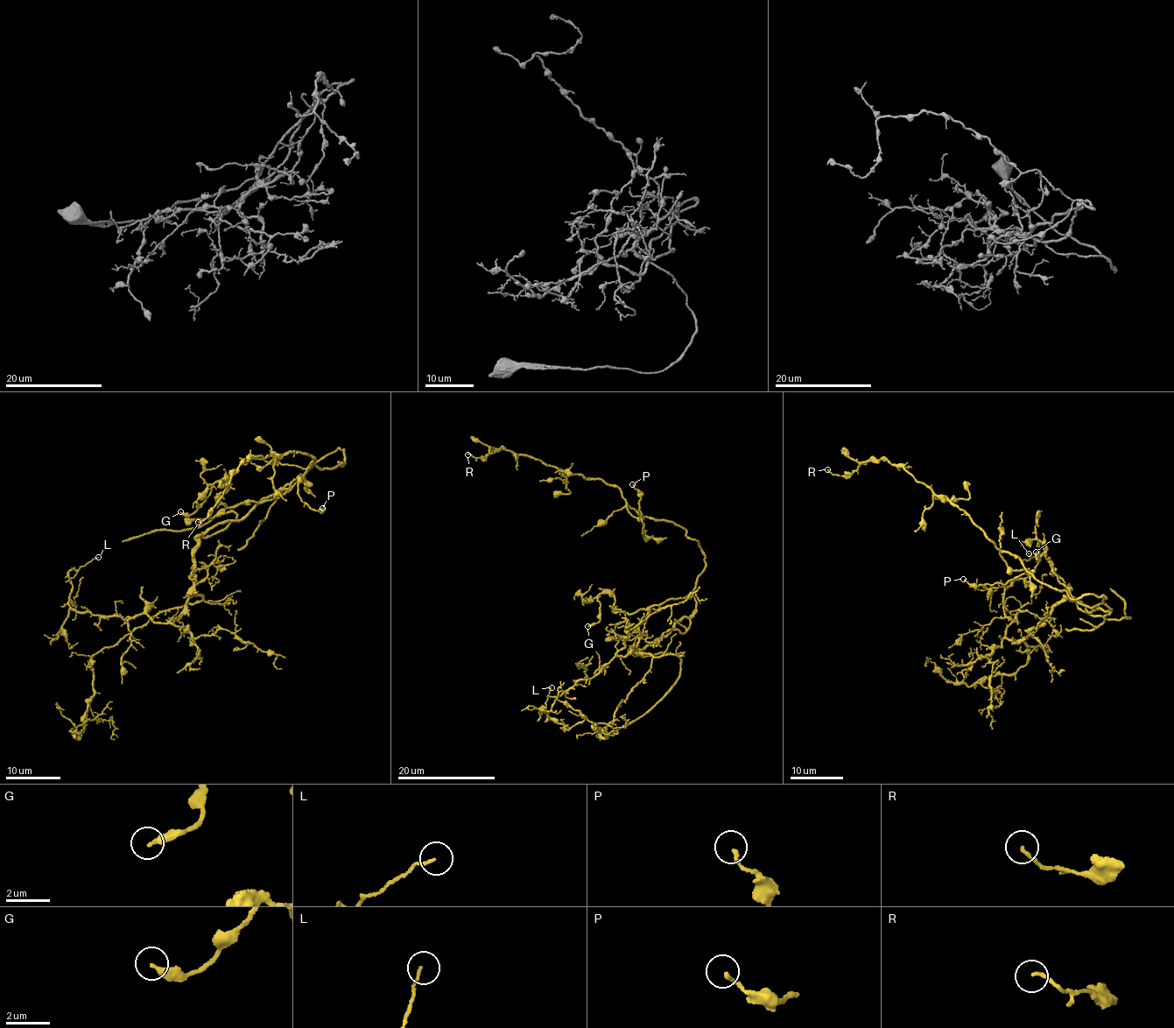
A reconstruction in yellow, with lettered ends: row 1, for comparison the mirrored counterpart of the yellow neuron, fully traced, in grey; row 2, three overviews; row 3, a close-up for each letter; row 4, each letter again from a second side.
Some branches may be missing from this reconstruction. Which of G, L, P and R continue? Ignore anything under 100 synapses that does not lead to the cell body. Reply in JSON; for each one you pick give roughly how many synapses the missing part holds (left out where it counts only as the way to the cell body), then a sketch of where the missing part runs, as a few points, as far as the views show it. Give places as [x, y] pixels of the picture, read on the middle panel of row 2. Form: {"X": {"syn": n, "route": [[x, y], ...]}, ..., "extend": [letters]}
{"extend": []}

